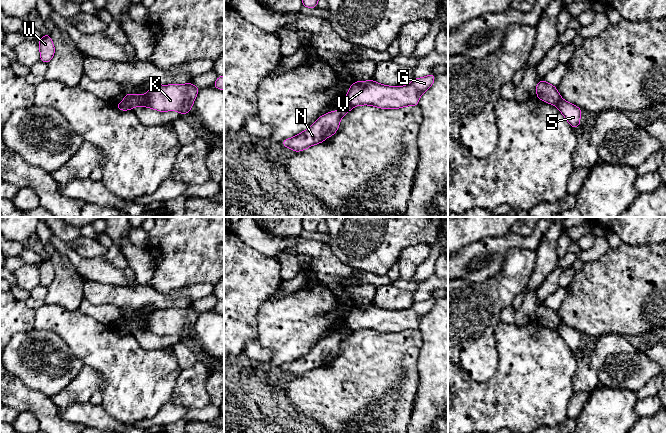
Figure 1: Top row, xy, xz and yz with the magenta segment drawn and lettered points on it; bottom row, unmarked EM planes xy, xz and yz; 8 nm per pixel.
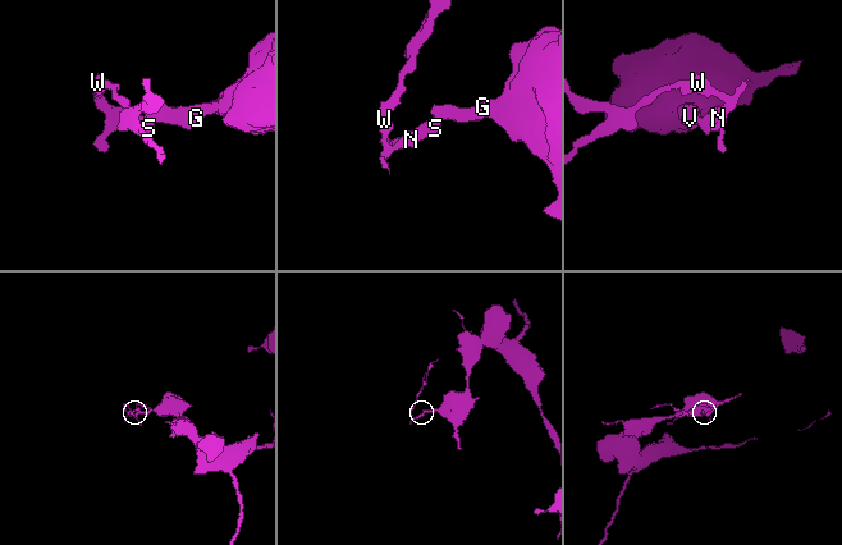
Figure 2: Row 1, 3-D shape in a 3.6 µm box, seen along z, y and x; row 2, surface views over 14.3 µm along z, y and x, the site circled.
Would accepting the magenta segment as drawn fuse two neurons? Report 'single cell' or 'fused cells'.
fused cells

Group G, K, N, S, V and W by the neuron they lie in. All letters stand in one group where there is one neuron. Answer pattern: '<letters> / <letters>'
G K V / N S W

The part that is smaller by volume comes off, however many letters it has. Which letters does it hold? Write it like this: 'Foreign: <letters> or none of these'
Foreign: N, S, W

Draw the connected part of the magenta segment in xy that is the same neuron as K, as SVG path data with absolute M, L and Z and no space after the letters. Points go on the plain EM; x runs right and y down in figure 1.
M191 306L187 308L156 308L143 320L124 318L124 323L132 333L148 331L160 336L177 335L183 340L188 338L200 313Z

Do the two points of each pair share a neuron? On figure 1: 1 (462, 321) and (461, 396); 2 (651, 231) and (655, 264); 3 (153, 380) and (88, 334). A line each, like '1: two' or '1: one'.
1: two
2: two
3: one

